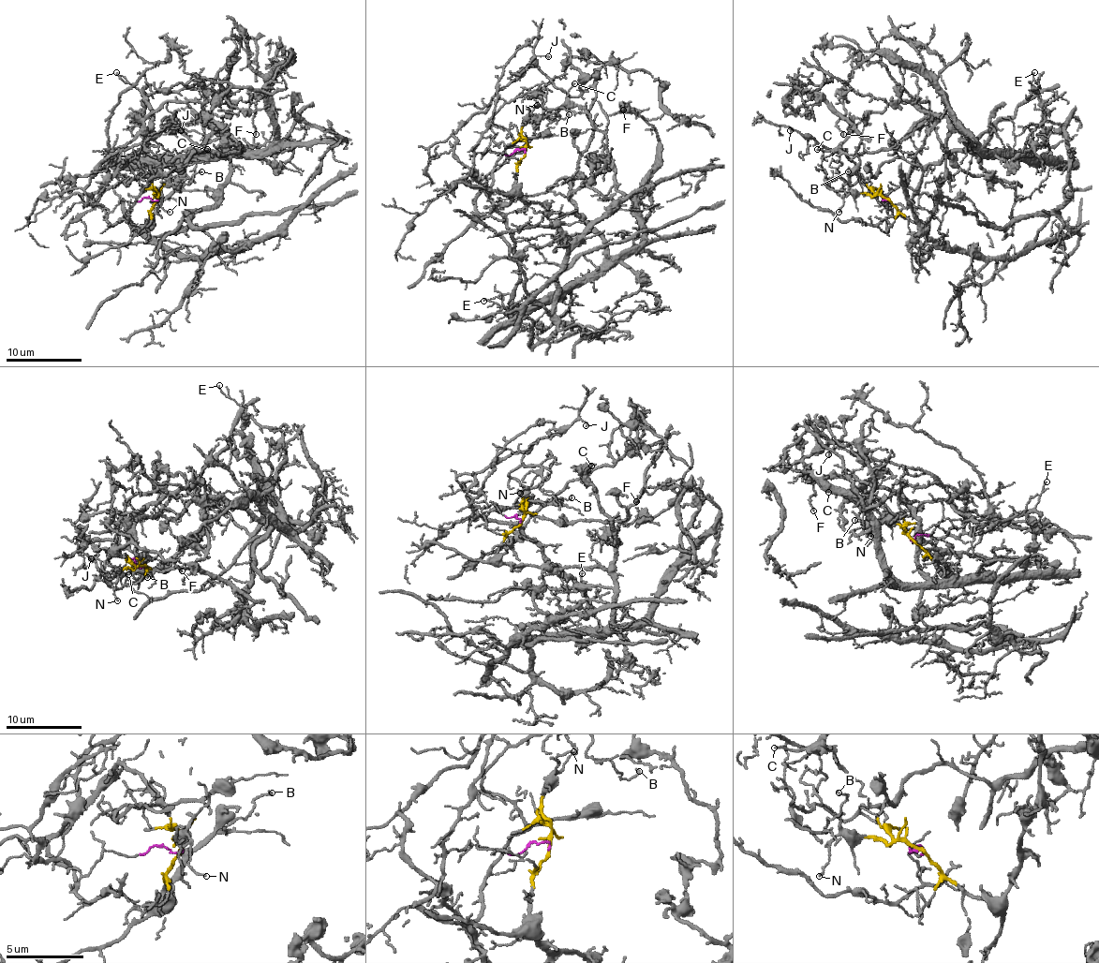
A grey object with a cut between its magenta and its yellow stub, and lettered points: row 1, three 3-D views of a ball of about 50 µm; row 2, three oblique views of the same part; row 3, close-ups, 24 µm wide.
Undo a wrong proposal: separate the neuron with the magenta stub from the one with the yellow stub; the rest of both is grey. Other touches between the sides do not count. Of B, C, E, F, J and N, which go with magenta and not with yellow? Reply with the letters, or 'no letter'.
B, E, J

